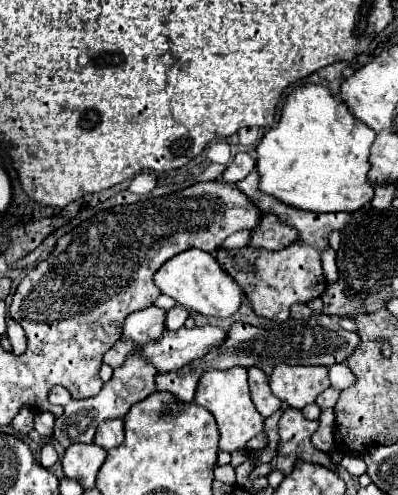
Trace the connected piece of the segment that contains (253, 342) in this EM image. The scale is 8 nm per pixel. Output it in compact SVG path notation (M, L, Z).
M314 313L308 321L296 323L294 327L284 329L262 329L246 323L234 323L224 339L224 343L210 351L208 355L192 361L190 365L182 367L174 373L158 373L156 375L156 389L168 391L178 399L190 403L194 401L194 393L202 373L210 369L232 369L232 367L276 367L282 363L288 365L334 365L348 359L348 355L358 347L360 337L352 331L346 331L338 325L338 317L326 317L324 313Z

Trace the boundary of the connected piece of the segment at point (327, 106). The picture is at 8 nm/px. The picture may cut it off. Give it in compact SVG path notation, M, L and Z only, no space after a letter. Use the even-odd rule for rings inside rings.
M304 85L290 93L280 123L272 127L256 147L258 161L258 189L284 205L314 211L314 213L336 213L336 211L358 211L364 203L372 201L374 189L368 183L368 153L374 143L376 133L354 119L346 105L330 95L330 91L322 85Z

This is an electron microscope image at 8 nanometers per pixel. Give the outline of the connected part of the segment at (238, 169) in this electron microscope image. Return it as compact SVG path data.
M238 153L238 155L234 157L234 161L224 169L222 181L236 185L236 183L240 183L252 169L254 169L254 159L250 157L250 153Z

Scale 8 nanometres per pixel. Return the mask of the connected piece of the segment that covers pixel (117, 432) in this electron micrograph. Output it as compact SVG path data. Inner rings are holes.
M110 419L96 429L94 443L102 449L114 449L124 441L124 419Z

